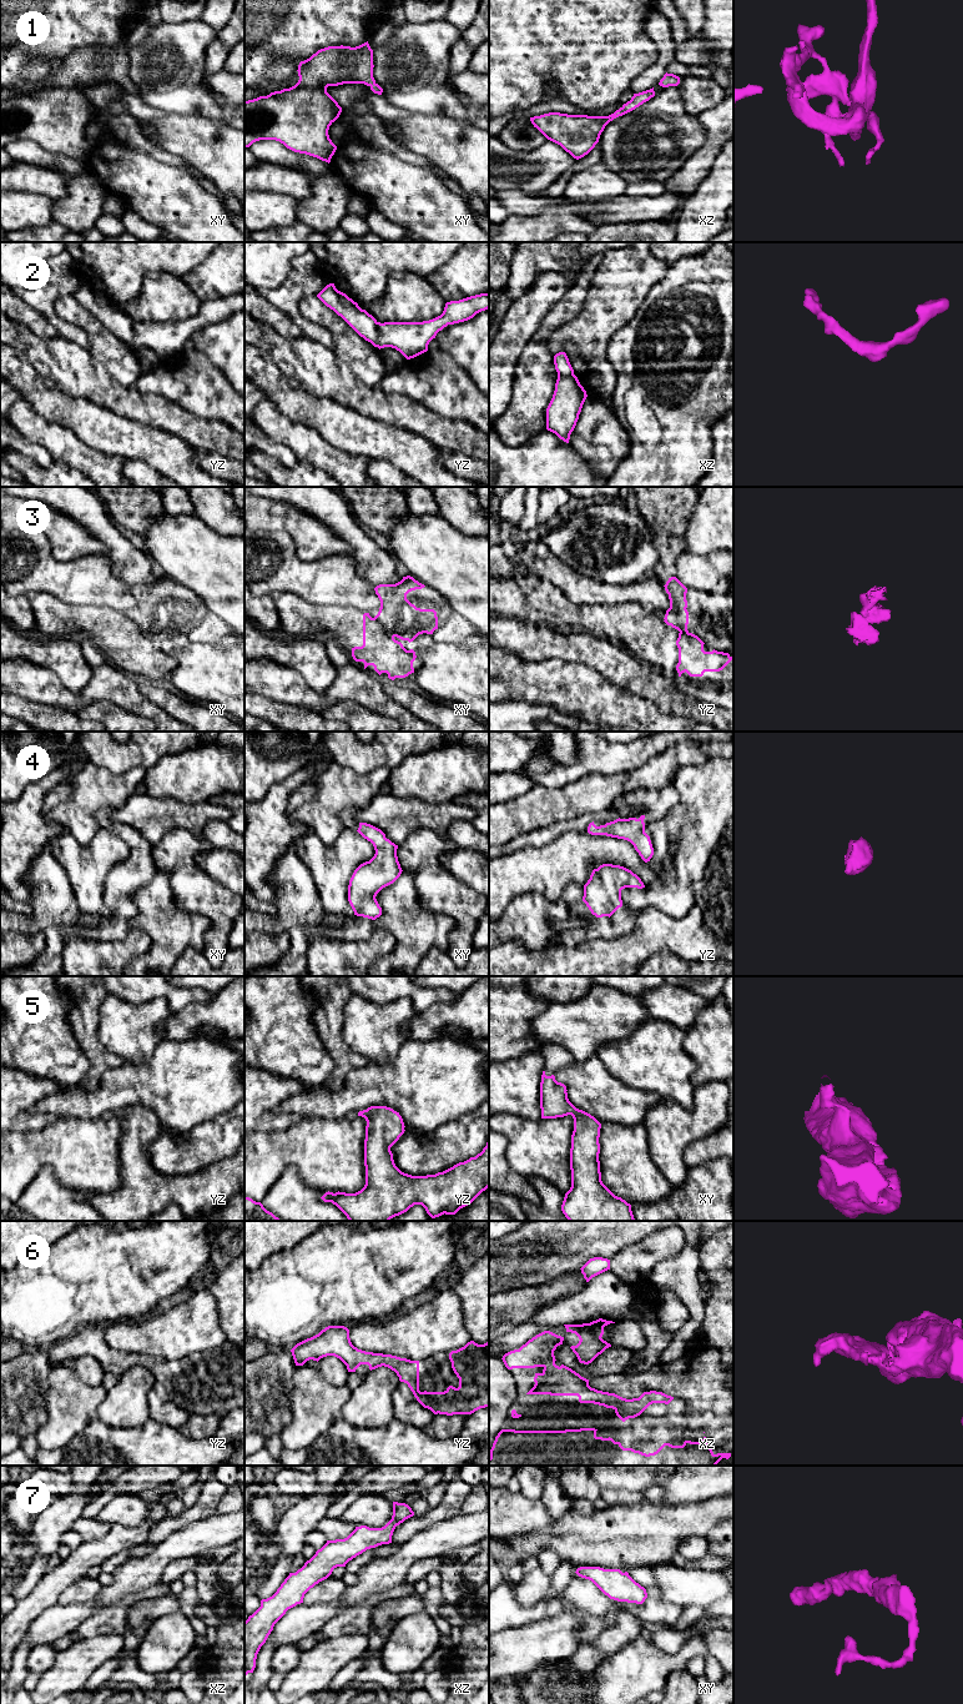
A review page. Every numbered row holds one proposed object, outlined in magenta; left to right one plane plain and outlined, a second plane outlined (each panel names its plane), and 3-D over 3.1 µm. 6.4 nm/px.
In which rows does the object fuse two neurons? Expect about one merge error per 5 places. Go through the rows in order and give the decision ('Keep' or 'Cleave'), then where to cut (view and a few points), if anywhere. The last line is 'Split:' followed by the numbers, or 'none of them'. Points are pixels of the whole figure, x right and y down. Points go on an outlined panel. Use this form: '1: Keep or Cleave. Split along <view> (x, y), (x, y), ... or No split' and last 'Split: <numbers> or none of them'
1: Keep. No split
2: Keep. No split
3: Cleave. Split along xy (377, 614), (383, 628), (393, 637)
4: Keep. No split
5: Keep. No split
6: Keep. No split
7: Keep. No split
Split: 3

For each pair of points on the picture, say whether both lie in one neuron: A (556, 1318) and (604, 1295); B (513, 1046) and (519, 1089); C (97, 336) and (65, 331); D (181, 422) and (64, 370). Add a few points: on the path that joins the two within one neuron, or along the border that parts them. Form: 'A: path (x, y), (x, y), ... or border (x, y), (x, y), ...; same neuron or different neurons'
A: path (568, 1311), (578, 1308), (583, 1303), (593, 1302); same neuron
B: border (538, 1050), (502, 1061); different neurons
C: border (61, 318), (84, 331), (89, 350); different neurons
D: path (152, 410), (124, 401), (92, 382); same neuron

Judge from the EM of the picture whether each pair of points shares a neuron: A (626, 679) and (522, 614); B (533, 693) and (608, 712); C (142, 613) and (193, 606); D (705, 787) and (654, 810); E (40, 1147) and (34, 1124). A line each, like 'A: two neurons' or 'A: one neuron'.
A: two neurons
B: one neuron
C: one neuron
D: two neurons
E: two neurons

